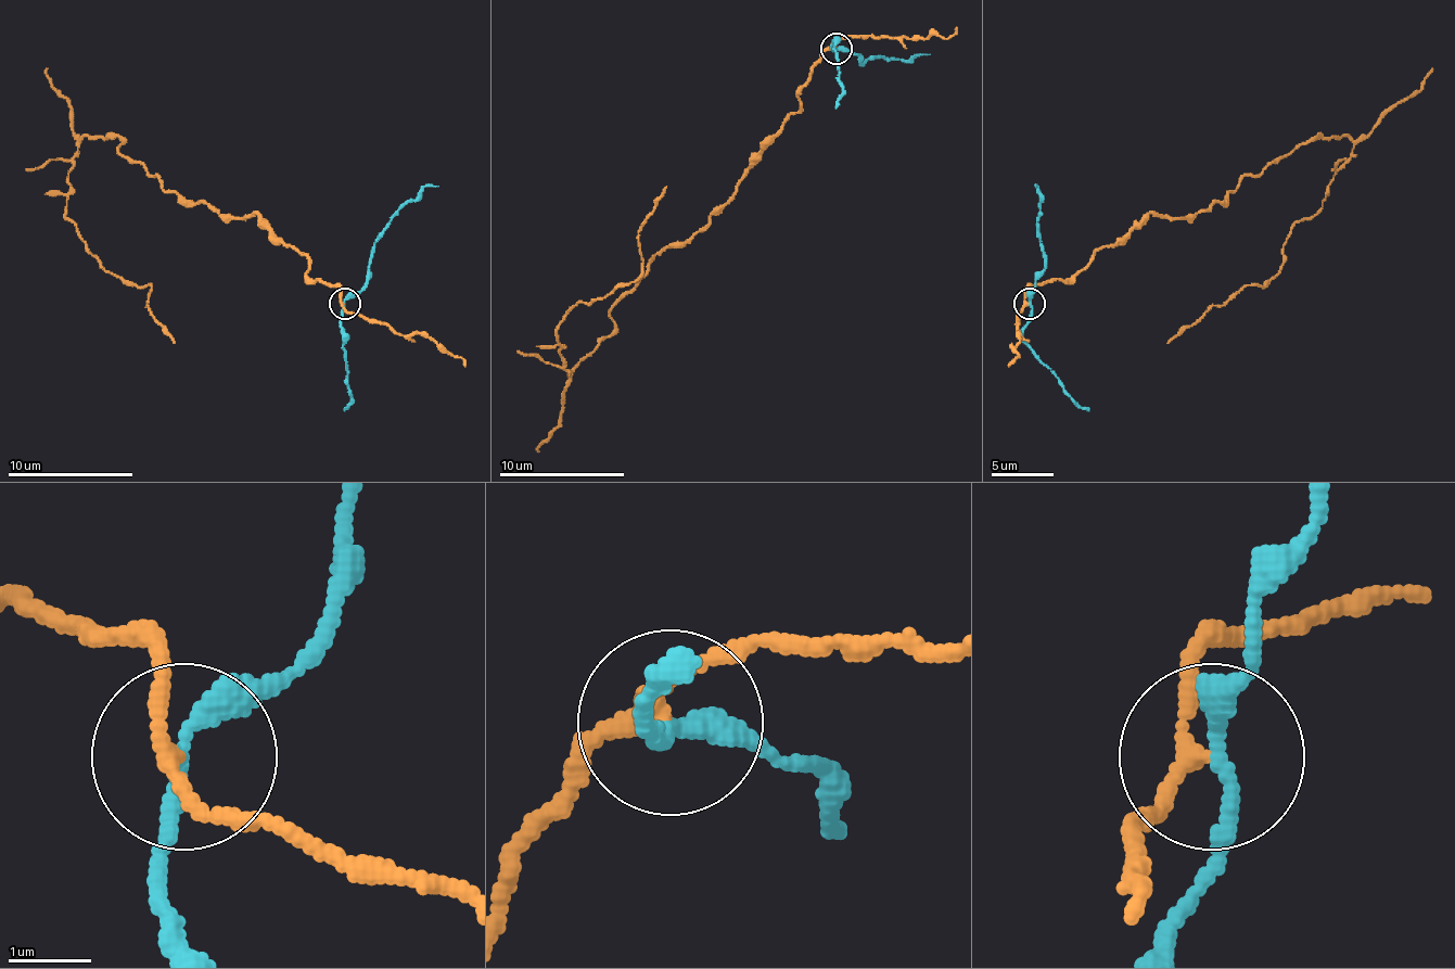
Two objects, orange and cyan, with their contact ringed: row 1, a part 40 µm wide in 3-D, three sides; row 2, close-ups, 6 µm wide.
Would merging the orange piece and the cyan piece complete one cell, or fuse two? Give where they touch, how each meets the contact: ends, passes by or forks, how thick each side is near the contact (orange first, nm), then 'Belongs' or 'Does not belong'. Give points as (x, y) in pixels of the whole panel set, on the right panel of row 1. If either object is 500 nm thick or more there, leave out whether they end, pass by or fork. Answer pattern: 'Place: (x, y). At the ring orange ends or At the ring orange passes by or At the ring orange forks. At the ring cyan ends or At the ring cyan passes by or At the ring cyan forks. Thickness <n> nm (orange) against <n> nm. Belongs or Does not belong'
Place: (1029, 304). At the ring orange passes by. At the ring cyan passes by. Thickness 170 nm (orange) against 200 nm. Does not belong

